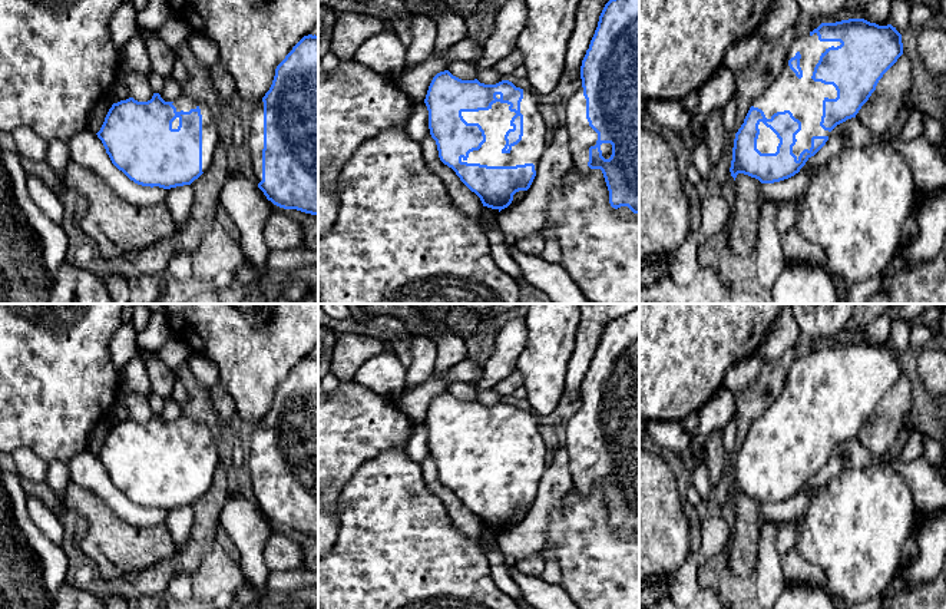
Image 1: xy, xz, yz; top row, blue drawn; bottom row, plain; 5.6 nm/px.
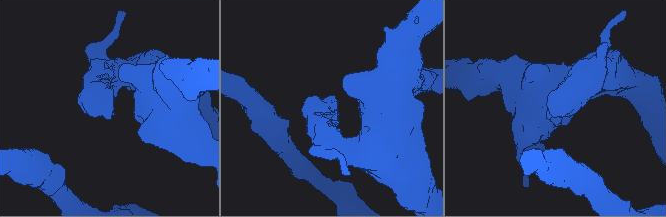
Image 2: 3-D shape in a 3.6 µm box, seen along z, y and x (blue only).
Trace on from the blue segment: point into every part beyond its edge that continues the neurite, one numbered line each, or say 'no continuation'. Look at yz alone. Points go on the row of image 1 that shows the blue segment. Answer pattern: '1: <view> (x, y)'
1: yz (803, 98)

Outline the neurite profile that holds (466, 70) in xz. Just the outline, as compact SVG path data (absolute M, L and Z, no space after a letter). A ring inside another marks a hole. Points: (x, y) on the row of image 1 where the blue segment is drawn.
M452 60L447 70L462 80L474 80L477 73L476 63L467 60Z

